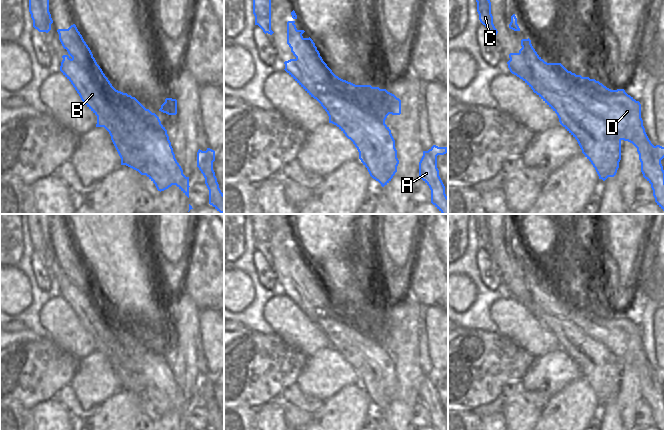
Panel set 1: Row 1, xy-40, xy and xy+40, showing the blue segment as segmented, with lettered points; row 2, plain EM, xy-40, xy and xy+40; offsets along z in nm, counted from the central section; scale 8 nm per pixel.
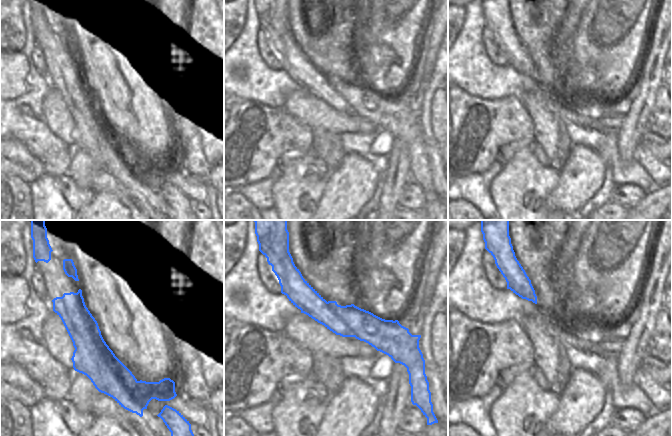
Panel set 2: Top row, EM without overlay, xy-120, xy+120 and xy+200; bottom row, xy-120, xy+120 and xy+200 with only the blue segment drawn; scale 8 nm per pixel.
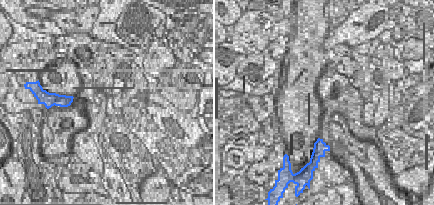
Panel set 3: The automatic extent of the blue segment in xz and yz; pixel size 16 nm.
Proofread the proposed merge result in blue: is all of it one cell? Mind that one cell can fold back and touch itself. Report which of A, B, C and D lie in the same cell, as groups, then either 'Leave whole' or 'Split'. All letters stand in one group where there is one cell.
Groups: A D / B C. Split.

